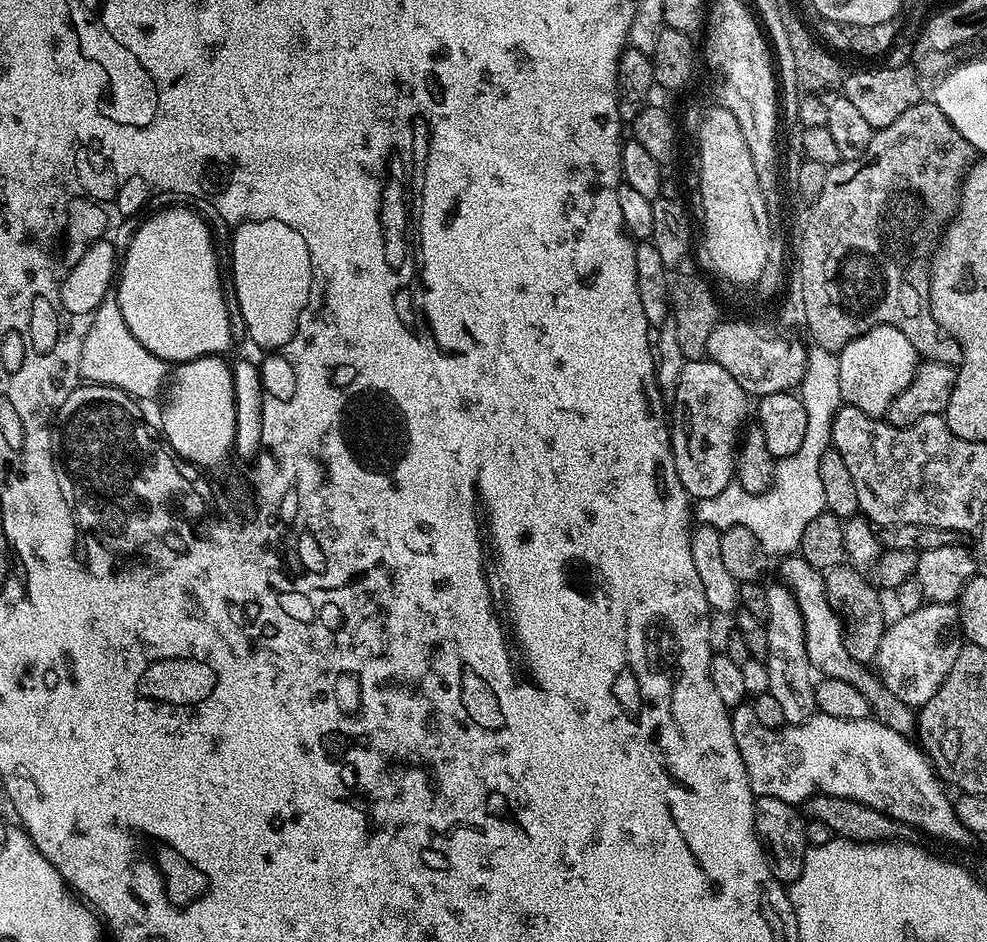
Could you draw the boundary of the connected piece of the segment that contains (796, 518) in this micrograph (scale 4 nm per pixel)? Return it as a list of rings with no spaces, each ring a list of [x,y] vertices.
[[[815,344],[808,348],[807,368],[798,395],[806,413],[806,431],[802,446],[794,454],[781,457],[775,468],[772,484],[762,493],[746,492],[739,481],[733,480],[713,498],[699,500],[693,505],[693,519],[699,524],[719,531],[744,526],[759,540],[767,555],[795,553],[800,546],[807,523],[826,510],[824,491],[819,475],[822,456],[832,441],[832,424],[837,410],[843,405],[839,385],[837,353]]]

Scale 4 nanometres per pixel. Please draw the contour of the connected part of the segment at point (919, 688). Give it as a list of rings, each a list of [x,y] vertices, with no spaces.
[[[927,602],[921,605],[885,627],[874,661],[875,671],[886,690],[913,710],[919,710],[938,694],[938,686],[946,682],[946,674],[950,674],[950,666],[954,666],[954,658],[958,658],[962,647],[959,607]]]

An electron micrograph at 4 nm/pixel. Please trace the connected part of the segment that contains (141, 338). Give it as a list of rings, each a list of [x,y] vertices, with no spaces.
[[[165,206],[153,211],[132,235],[132,241],[129,242],[124,255],[124,262],[120,265],[116,297],[128,332],[134,334],[134,338],[138,338],[138,342],[142,342],[142,346],[146,346],[146,350],[150,350],[150,354],[167,360],[173,365],[178,365],[203,356],[219,356],[227,353],[227,348],[232,344],[232,316],[228,313],[228,300],[224,297],[224,284],[220,281],[220,264],[216,261],[216,252],[218,253],[218,244],[208,221],[199,212],[188,206]]]

